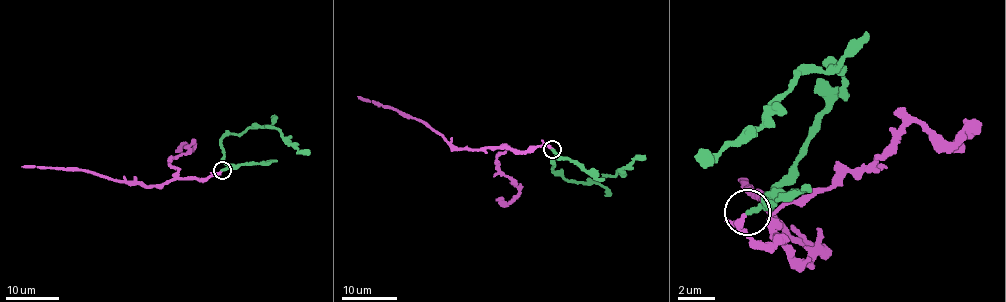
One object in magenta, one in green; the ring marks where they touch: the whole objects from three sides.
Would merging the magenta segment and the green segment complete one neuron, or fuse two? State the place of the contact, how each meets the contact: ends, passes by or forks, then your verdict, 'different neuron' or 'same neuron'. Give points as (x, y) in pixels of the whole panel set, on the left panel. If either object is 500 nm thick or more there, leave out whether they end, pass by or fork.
at (222, 170); magenta ends there; green ends there; same neuron

